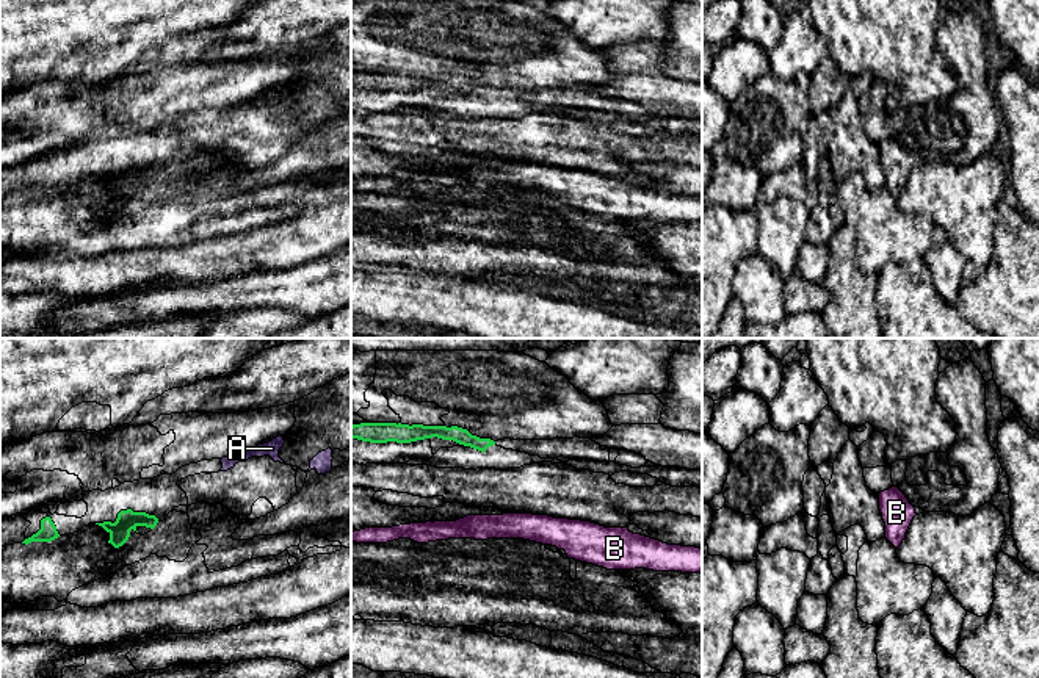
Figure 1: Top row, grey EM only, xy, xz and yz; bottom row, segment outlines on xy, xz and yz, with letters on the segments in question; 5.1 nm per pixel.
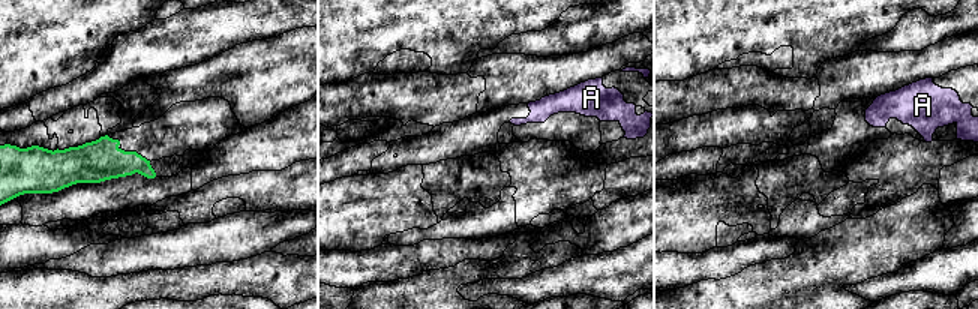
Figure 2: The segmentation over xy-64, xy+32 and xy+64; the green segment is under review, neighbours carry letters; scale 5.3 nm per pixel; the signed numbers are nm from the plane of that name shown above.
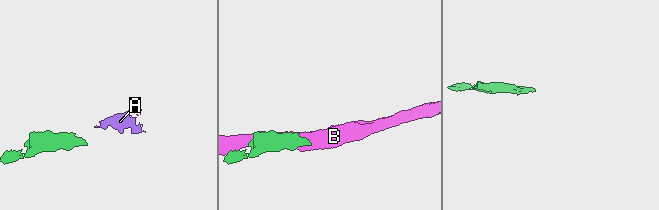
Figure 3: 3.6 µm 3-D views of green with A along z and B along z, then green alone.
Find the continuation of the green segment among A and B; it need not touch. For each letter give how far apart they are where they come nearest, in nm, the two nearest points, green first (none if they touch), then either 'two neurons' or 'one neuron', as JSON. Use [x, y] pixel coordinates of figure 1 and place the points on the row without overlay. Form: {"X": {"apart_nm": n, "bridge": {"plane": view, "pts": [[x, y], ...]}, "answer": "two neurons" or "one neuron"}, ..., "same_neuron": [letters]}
{"A": {"apart_nm": 340, "bridge": {"plane": "xy", "pts": [[157, 168], [207, 122]]}, "answer": "one neuron"}, "B": {"apart_nm": 320, "bridge": {"plane": "xz", "pts": [[481, 100], [481, 165]]}, "answer": "two neurons"}, "same_neuron": ["A"]}

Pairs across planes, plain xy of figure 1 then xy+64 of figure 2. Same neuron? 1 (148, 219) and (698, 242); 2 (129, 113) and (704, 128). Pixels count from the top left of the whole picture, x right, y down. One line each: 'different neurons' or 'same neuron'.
1: same neuron
2: different neurons

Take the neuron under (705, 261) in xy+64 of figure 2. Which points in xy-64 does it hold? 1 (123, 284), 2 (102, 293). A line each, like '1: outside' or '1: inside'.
1: outside
2: outside

